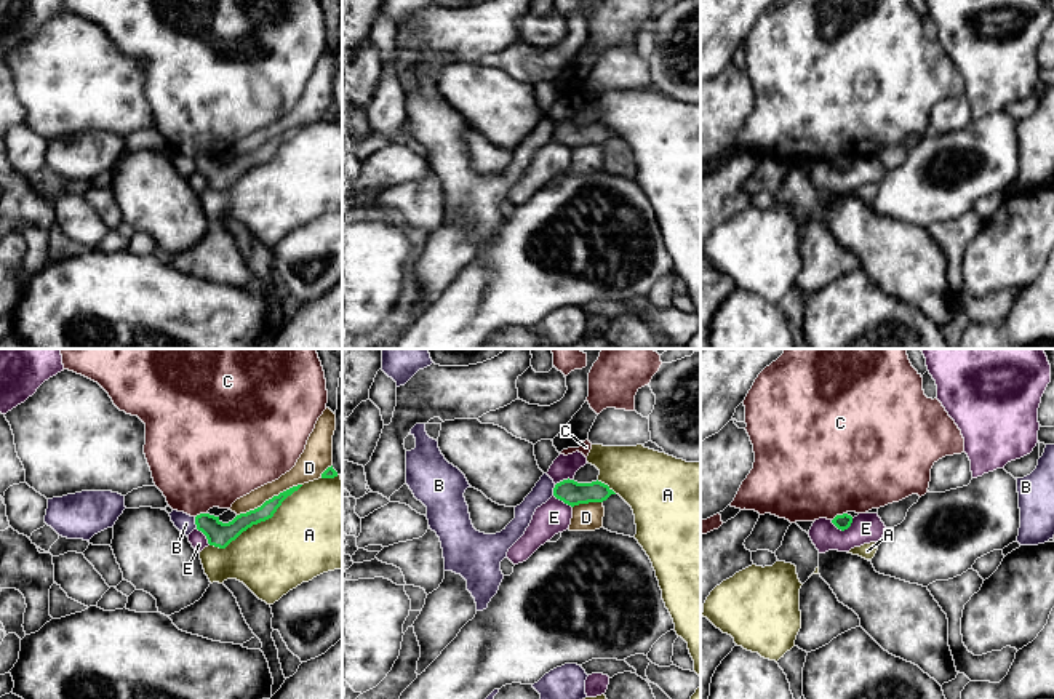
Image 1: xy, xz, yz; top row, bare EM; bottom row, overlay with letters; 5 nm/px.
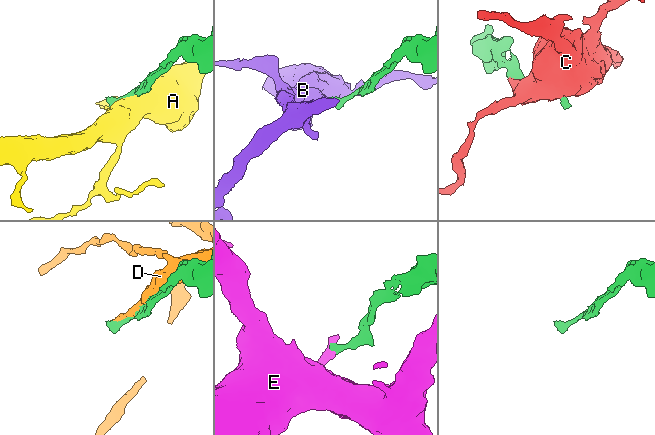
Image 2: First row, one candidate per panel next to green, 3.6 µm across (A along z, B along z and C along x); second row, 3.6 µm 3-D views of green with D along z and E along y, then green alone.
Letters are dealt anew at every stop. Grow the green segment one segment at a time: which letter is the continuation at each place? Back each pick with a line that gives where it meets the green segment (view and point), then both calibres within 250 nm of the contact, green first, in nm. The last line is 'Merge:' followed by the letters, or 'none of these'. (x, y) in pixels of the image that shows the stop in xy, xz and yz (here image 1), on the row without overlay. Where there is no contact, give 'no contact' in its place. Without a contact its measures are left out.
Merge: none of these

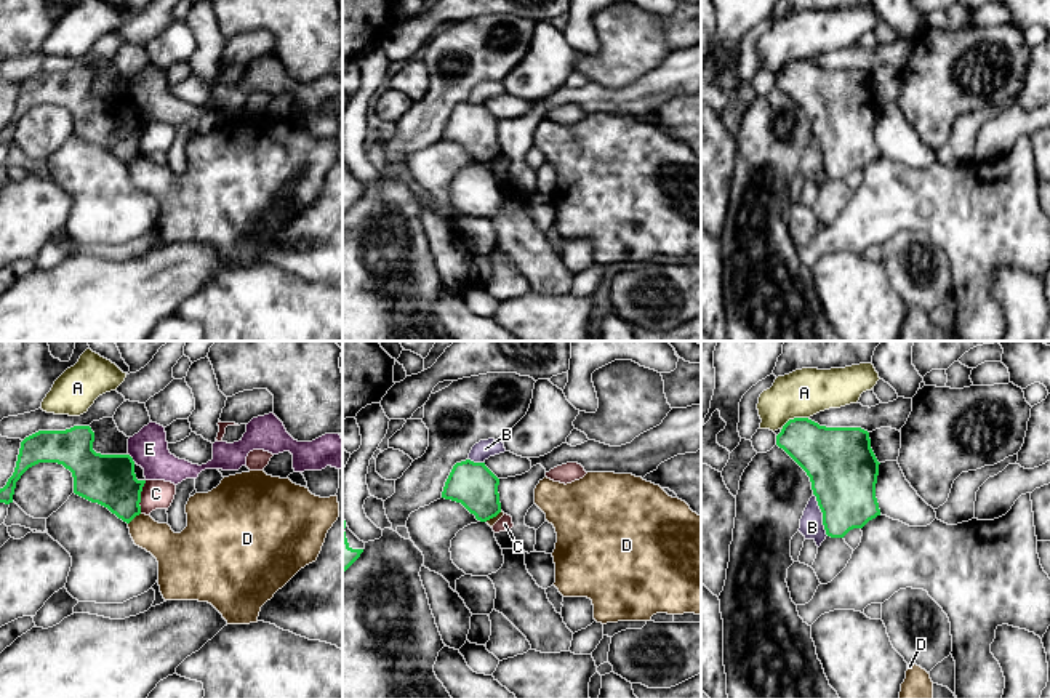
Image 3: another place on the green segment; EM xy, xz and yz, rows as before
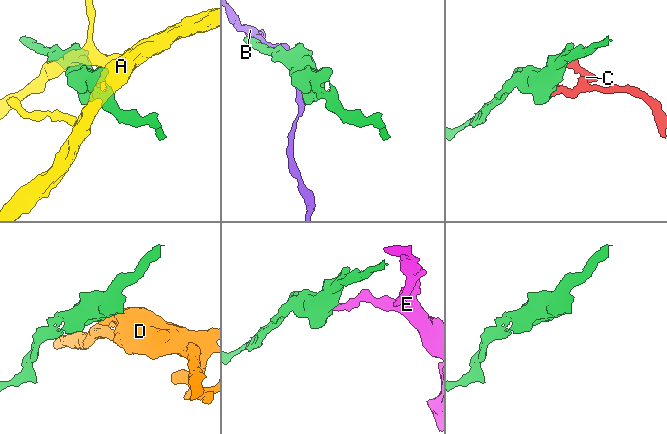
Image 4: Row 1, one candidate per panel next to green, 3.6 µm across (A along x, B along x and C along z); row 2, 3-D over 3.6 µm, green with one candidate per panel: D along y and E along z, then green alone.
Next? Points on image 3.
Merge: none of these

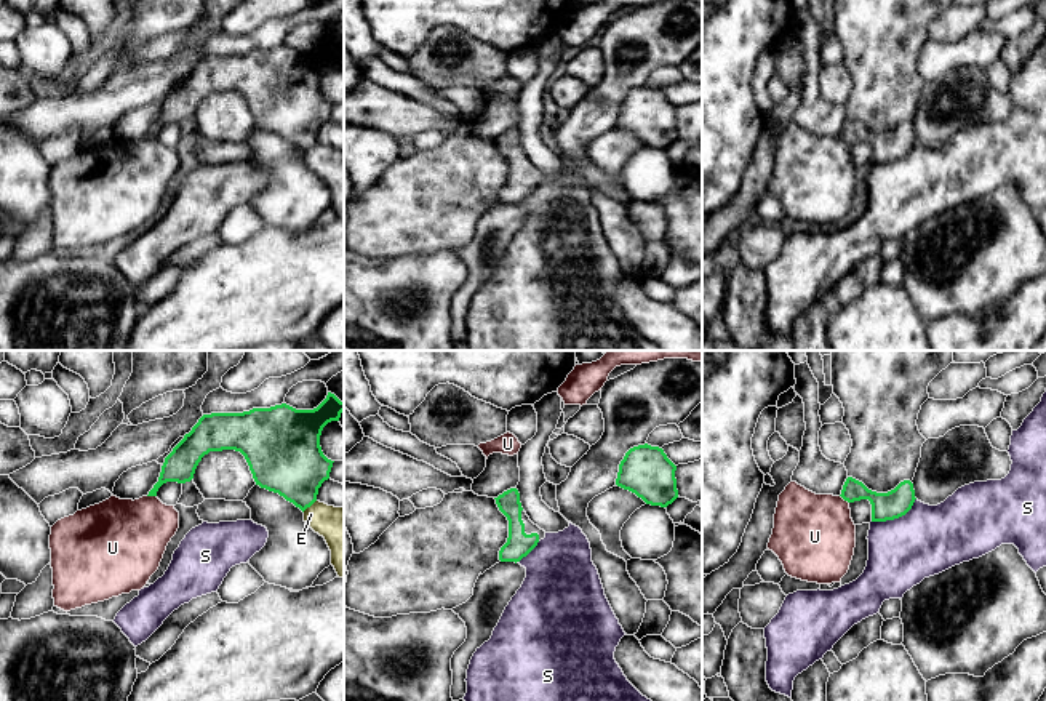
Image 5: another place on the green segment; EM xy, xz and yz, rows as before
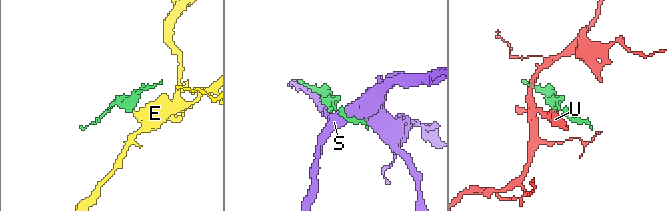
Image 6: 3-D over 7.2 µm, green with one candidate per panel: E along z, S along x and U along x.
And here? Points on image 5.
Merge: none of these

